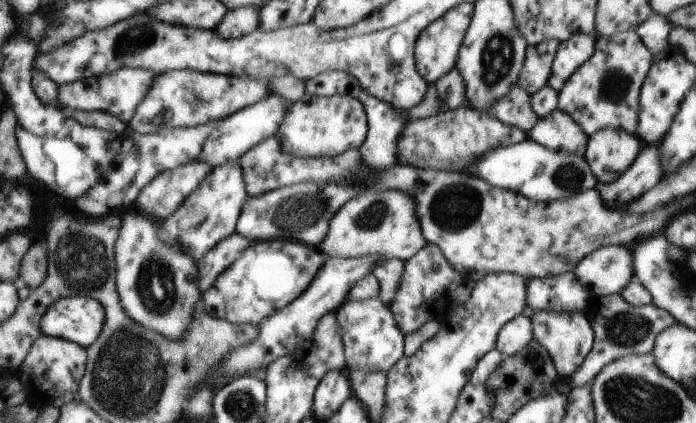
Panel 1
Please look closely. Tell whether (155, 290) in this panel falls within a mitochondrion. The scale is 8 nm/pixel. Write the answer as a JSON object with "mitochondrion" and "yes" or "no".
{"mitochondrion":"yes"}

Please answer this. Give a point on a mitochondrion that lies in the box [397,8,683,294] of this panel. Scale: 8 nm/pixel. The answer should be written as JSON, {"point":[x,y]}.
{"point":[456,208]}

